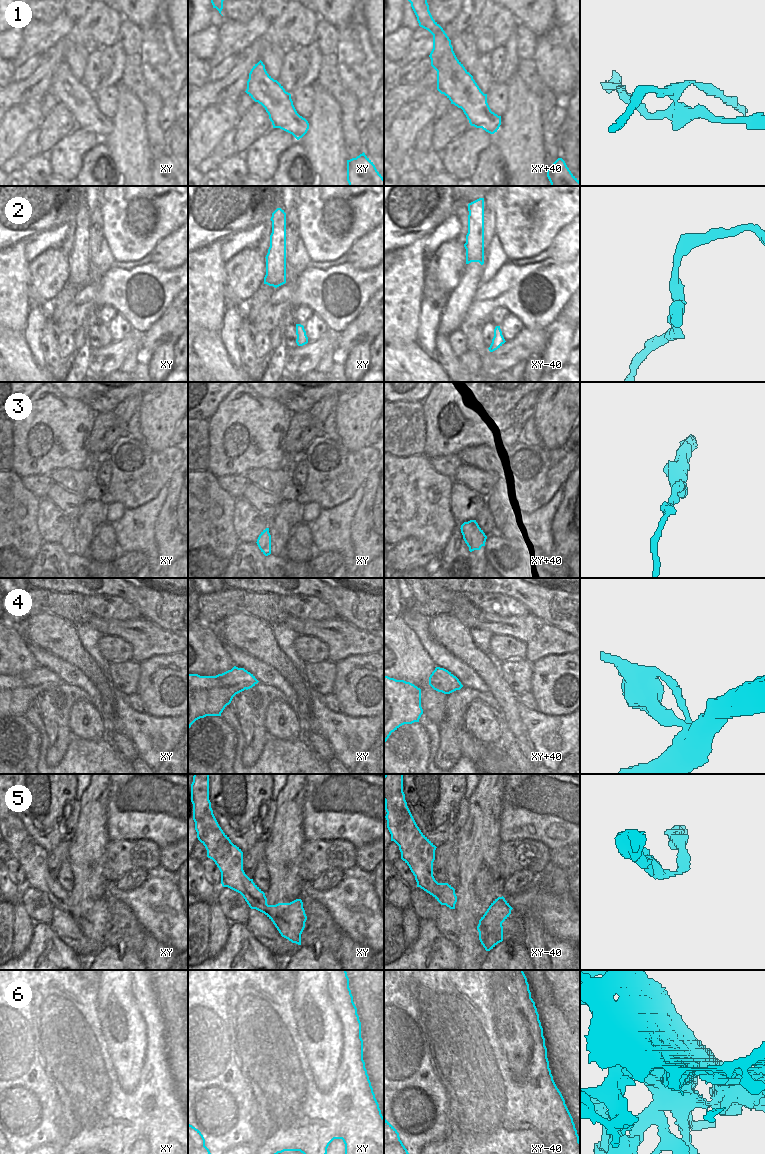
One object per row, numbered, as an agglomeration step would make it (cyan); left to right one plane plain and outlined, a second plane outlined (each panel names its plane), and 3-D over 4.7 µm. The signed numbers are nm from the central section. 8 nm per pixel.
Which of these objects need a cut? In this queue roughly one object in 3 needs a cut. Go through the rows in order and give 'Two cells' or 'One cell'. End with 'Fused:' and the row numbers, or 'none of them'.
1: Two cells
2: One cell
3: One cell
4: Two cells
5: One cell
6: Two cells
Fused: 1, 4, 6.

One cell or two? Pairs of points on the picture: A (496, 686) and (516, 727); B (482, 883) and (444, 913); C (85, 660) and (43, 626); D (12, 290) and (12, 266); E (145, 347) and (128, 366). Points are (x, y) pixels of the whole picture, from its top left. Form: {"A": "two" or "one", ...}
{"A": "one", "B": "two", "C": "one", "D": "one", "E": "two"}

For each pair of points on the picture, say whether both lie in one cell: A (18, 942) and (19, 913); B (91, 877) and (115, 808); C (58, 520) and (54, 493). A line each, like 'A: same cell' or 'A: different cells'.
A: same cell
B: different cells
C: same cell

